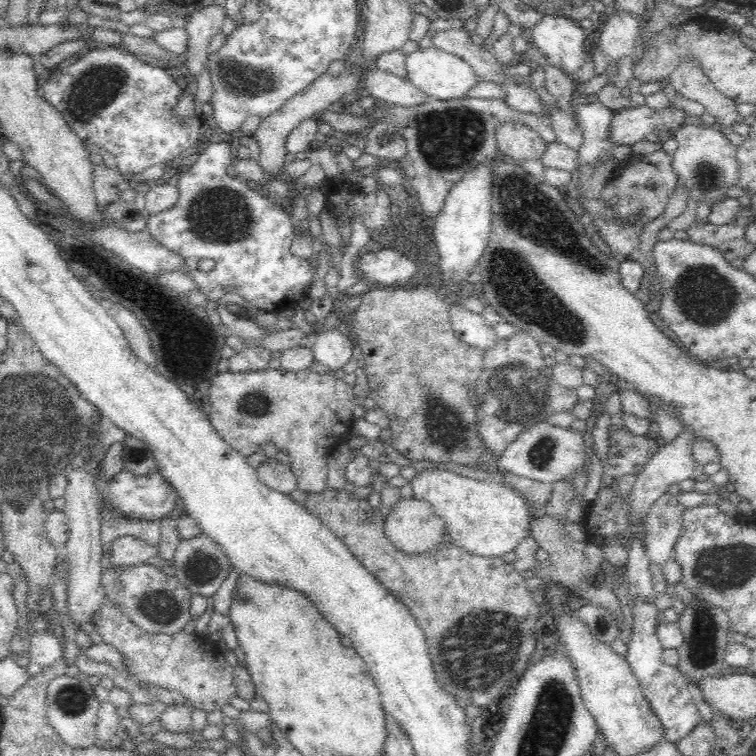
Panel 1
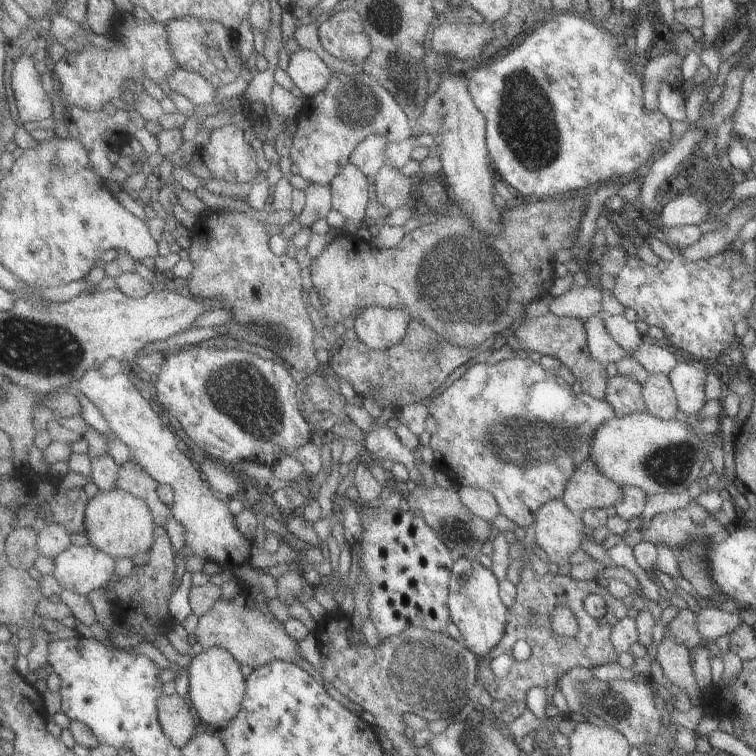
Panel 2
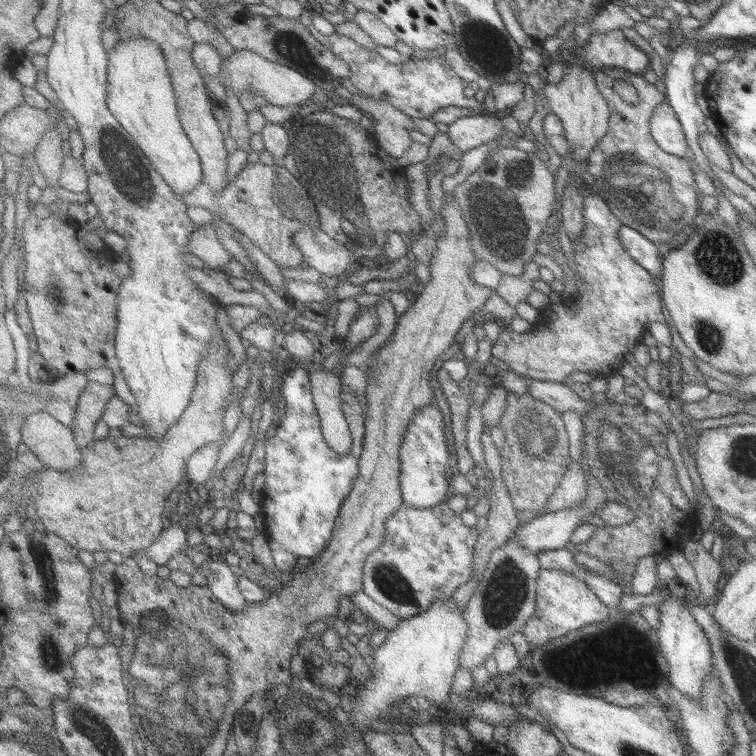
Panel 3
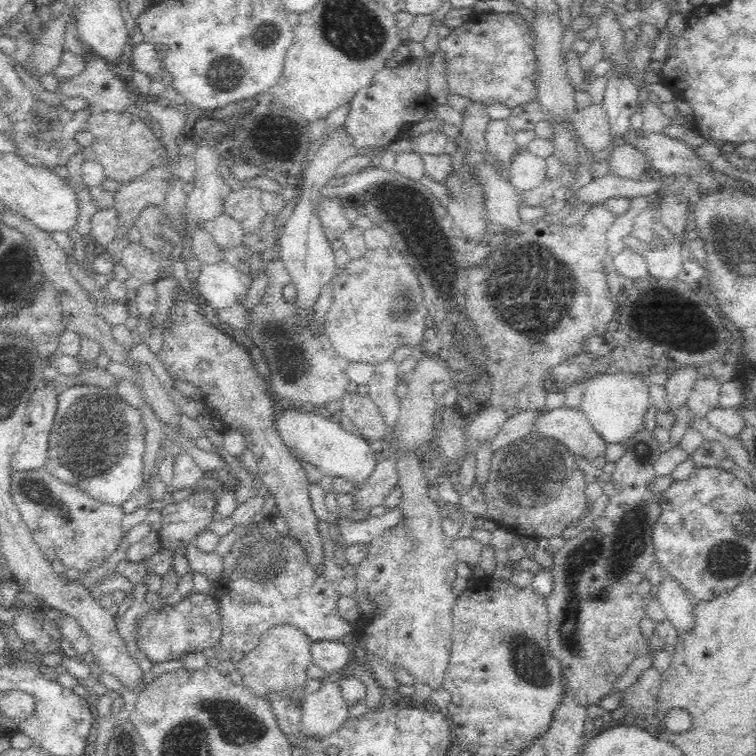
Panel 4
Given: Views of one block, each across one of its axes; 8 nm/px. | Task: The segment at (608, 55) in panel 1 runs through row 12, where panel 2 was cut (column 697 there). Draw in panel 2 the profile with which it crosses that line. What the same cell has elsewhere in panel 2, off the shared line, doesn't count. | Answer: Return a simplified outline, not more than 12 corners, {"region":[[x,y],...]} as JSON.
{"region":[[715,604],[697,614],[705,642],[731,634],[739,612],[725,612]]}

